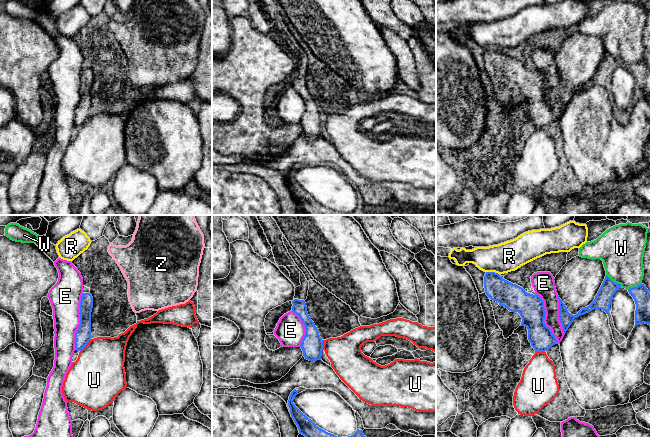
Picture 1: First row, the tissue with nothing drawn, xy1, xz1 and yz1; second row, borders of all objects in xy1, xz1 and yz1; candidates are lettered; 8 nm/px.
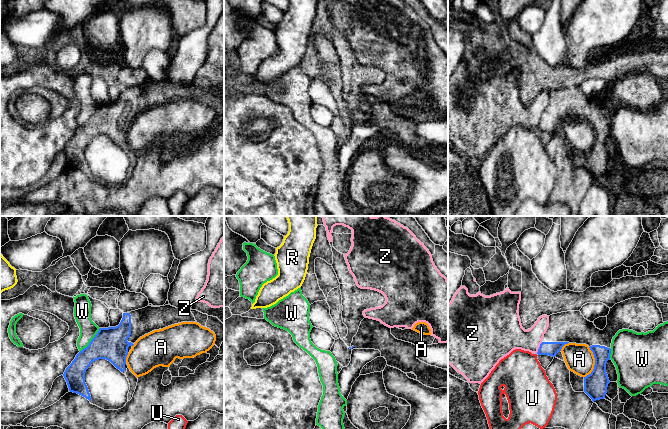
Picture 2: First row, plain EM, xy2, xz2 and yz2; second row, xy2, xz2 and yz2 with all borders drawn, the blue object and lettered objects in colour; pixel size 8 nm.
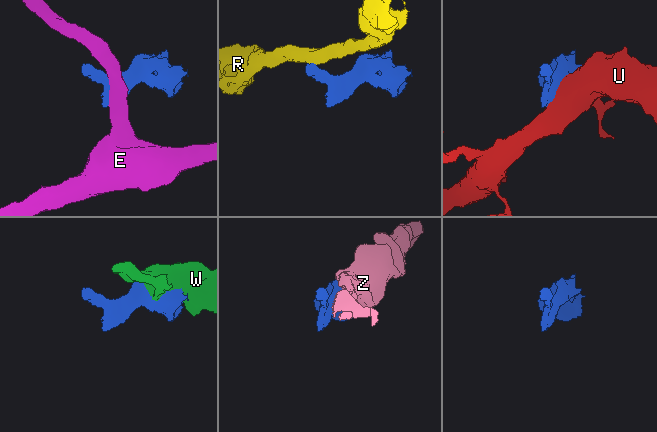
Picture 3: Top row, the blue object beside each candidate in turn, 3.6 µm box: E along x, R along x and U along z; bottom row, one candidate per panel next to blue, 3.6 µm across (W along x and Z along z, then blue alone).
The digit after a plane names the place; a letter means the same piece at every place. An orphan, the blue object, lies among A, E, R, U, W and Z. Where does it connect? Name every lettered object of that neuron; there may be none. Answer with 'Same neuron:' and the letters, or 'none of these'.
Same neuron: none of these

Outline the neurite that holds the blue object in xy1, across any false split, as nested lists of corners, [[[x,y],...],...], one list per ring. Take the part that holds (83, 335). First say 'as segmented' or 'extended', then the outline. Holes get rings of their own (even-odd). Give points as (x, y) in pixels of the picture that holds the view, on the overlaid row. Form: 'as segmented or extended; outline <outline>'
as segmented; outline [[[83,293],[80,302],[80,325],[75,333],[75,349],[81,351],[91,340],[91,312],[93,297],[90,293]]]

